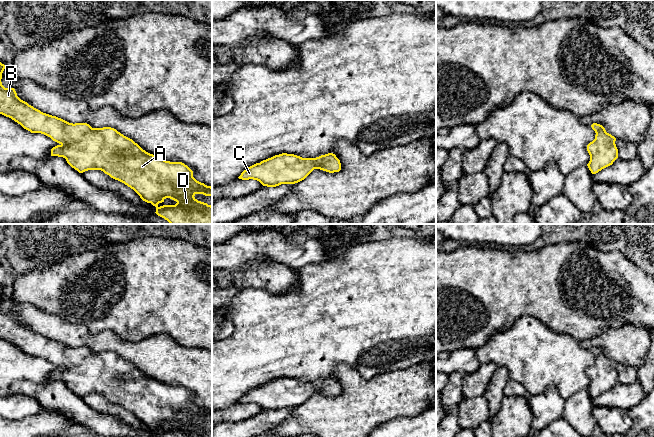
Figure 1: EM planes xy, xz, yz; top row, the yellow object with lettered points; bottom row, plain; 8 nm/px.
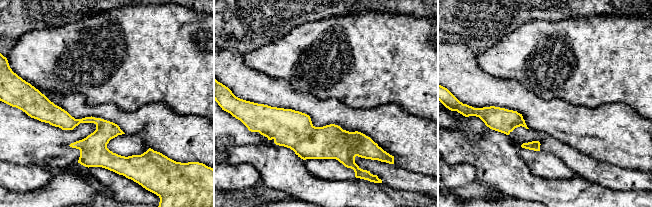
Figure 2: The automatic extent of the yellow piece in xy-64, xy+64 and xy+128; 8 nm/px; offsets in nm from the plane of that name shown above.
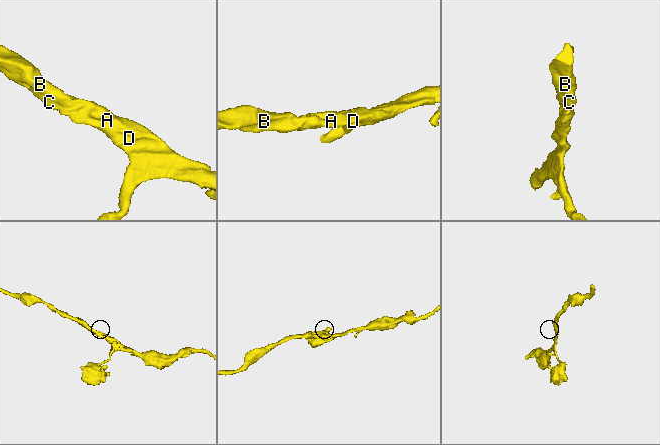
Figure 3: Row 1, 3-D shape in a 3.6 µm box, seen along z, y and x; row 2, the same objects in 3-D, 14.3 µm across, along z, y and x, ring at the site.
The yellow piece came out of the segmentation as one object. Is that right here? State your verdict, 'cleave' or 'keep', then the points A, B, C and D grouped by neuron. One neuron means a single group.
keep | A B C D

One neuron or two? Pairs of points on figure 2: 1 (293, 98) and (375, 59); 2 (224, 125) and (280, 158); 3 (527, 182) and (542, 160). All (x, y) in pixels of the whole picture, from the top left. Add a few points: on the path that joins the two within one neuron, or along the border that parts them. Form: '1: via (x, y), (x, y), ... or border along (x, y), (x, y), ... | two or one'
1: border along (285, 79), (300, 91), (319, 99), (328, 98) | two
2: border along (268, 140), (258, 144), (232, 144) | two
3: border along (517, 156), (534, 174), (556, 179) | two

